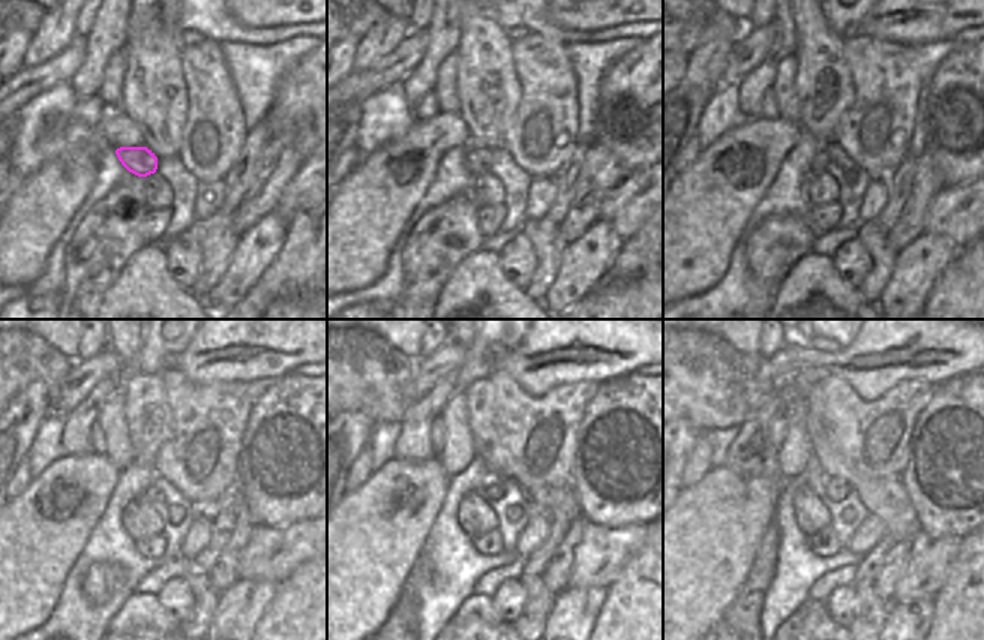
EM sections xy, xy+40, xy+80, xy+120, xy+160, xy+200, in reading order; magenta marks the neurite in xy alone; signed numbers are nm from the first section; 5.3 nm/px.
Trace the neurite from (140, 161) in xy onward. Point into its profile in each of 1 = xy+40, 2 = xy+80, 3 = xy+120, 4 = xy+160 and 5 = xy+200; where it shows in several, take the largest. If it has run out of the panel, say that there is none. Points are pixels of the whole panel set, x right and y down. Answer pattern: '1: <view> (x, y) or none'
1: xy+40 (479, 159)
2: xy+80 (821, 159)
3: xy+120 (150, 493)
4: xy+160 (495, 490)
5: xy+200 (837, 489)

